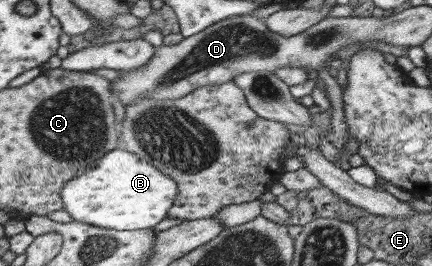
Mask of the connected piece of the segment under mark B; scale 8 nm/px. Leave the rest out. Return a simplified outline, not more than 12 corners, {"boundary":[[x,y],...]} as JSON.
{"boundary":[[127,149],[64,185],[76,222],[154,228],[178,182]]}

